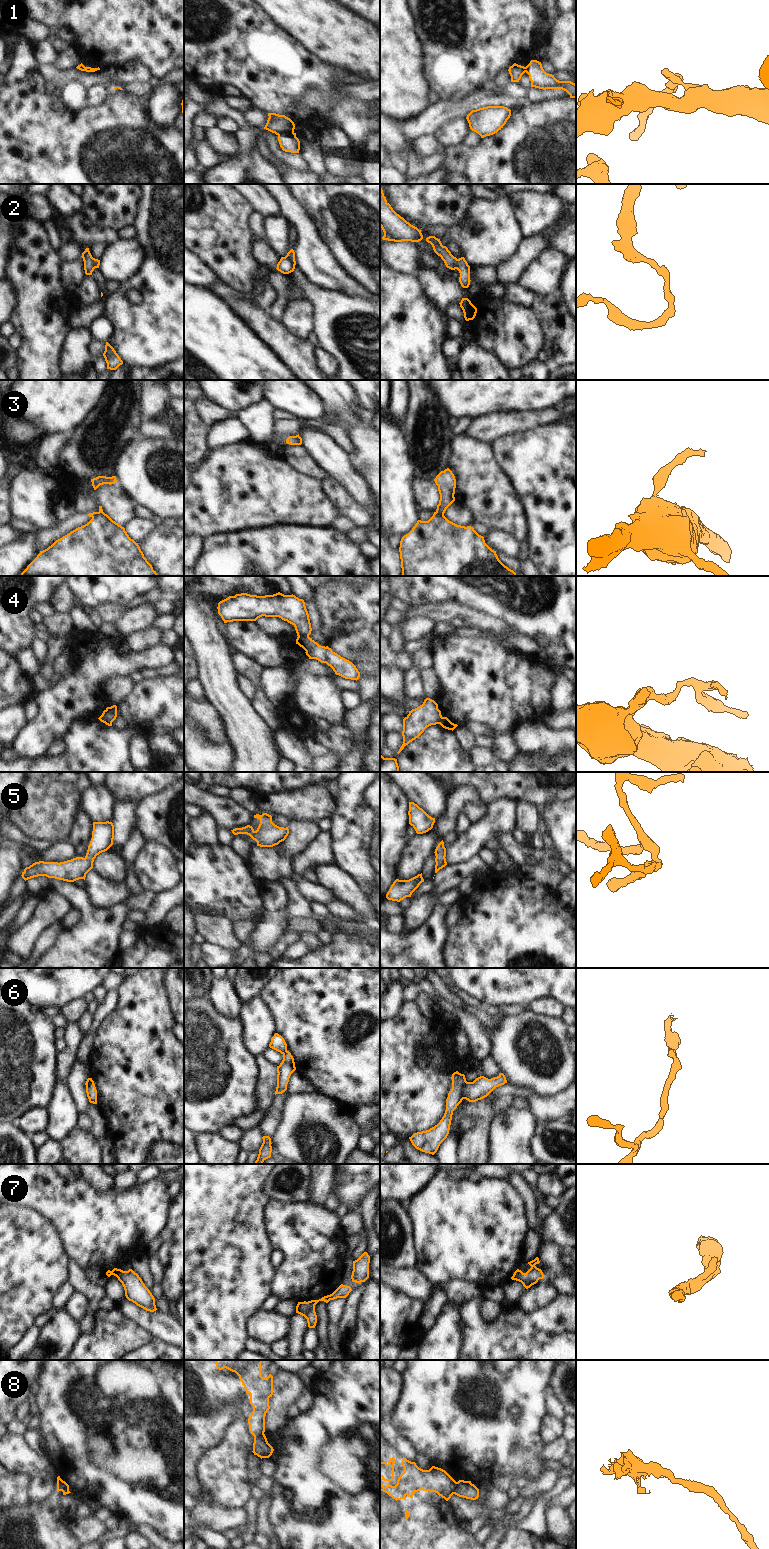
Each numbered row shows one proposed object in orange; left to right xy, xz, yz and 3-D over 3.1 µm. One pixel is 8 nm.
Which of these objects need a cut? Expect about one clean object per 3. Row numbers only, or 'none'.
1, 2, 3, 4, 6, 8

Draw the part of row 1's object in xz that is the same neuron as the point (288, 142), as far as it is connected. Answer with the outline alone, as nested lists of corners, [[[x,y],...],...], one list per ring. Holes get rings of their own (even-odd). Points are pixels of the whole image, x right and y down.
[[[281,133],[278,135],[280,147],[285,152],[299,153],[300,141],[296,133]]]

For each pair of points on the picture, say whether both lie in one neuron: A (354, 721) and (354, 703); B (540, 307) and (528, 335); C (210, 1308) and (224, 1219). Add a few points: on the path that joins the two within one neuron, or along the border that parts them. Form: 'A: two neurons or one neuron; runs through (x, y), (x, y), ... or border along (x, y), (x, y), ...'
A: two neurons; border along (363, 702), (349, 711)
B: two neurons; border along (530, 309), (539, 323), (544, 339)
C: one neuron; runs through (210, 1286), (210, 1241)

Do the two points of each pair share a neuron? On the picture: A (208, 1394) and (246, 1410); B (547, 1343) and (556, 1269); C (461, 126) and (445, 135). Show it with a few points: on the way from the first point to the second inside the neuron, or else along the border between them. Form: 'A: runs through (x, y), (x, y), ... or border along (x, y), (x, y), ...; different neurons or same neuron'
A: runs through (220, 1394), (239, 1394), (243, 1398); same neuron
B: border along (558, 1293), (565, 1295); different neurons
C: runs through (457, 130), (449, 135); same neuron

